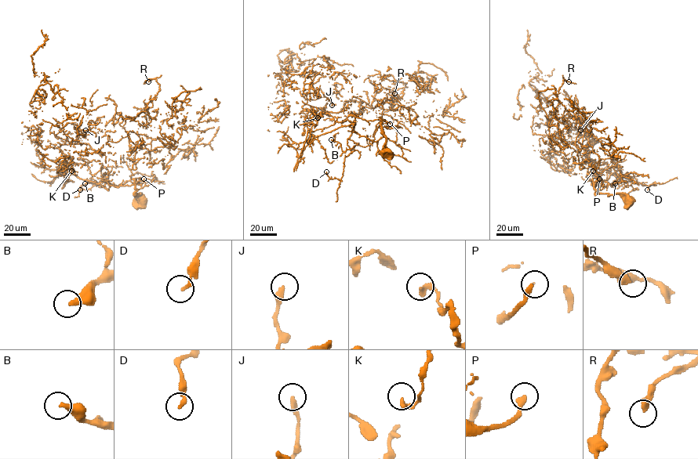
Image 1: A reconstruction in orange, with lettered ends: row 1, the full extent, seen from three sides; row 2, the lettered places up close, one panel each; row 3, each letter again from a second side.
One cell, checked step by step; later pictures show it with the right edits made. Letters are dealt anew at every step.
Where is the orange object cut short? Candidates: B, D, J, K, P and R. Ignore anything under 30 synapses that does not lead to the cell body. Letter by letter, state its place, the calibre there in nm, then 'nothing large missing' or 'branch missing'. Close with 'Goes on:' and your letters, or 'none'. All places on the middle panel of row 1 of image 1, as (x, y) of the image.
B: (331, 139) | 360 nm | branch missing
D: (326, 171) | 220 nm | nothing large missing
J: (332, 105) | 300 nm | nothing large missing
K: (318, 117) | 320 nm | nothing large missing
P: (390, 124) | 280 nm | branch missing
R: (394, 93) | 360 nm | nothing large missing
Goes on: B, P

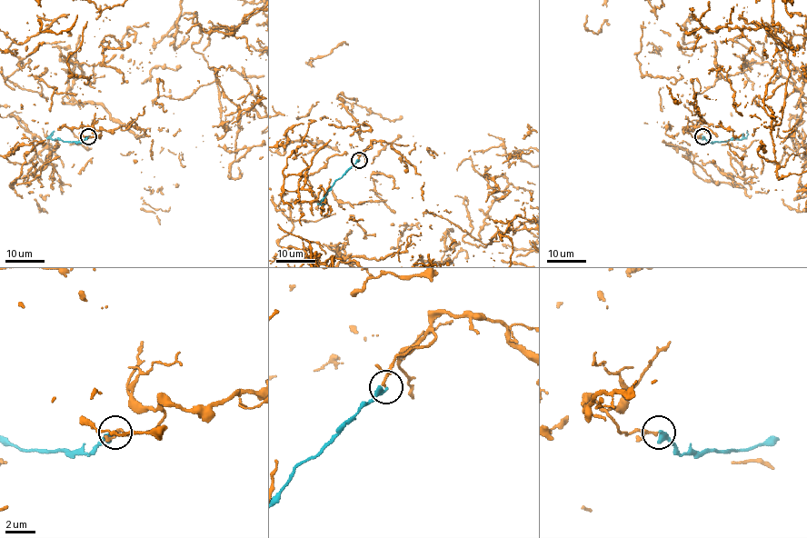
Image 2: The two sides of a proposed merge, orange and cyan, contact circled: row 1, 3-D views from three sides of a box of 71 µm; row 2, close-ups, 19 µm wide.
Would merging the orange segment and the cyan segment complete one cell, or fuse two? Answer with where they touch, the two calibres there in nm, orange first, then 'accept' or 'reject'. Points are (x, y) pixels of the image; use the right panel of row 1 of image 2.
place (702, 136); calibres 110 and 320 nm; accept

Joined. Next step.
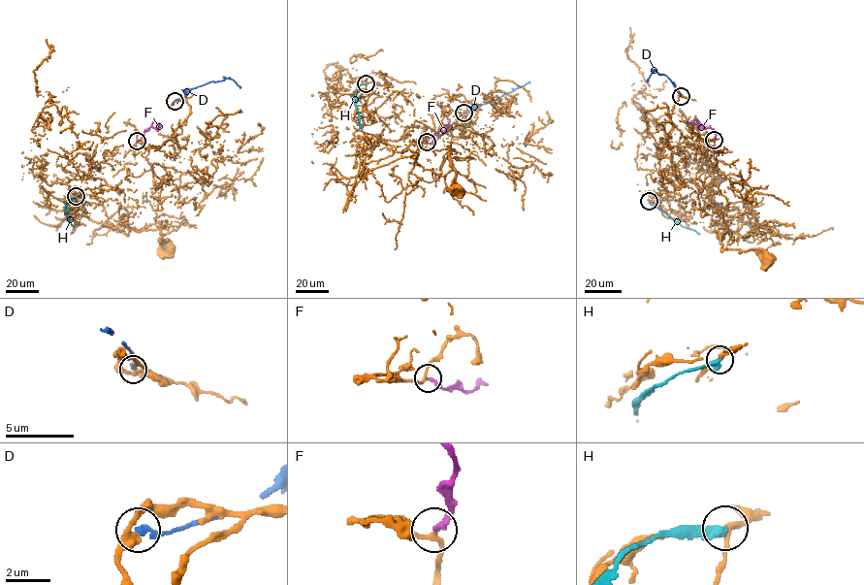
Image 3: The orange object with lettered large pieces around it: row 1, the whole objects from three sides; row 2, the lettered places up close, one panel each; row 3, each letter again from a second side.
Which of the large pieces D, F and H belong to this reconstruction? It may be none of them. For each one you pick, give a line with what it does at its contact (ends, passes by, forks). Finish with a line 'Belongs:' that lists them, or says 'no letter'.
F: It ends there
Belongs: F

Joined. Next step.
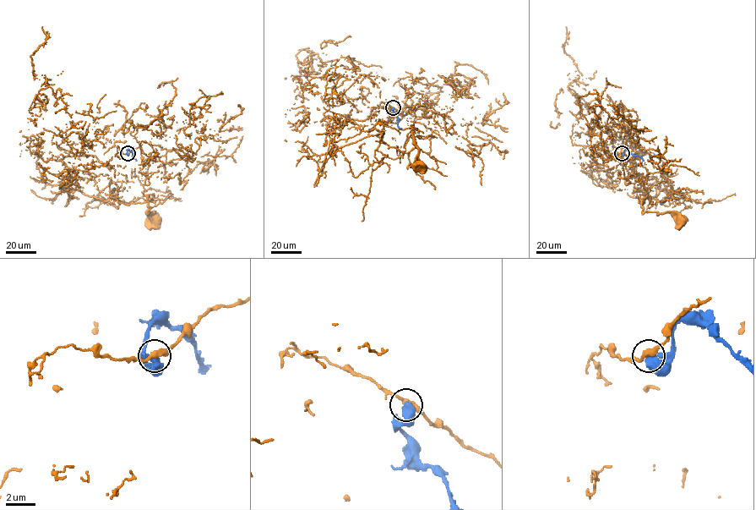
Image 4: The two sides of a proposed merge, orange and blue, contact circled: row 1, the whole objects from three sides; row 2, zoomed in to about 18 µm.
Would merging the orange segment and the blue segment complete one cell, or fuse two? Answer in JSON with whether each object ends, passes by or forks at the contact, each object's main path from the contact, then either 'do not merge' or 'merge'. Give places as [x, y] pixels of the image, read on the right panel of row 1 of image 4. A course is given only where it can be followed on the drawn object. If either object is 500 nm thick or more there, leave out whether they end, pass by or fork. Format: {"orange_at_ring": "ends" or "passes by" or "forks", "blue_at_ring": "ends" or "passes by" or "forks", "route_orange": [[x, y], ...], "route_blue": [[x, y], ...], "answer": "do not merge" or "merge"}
{"route_orange": [[622, 153], [628, 147], [626, 184], [650, 172], [670, 176], [650, 189], [643, 211], [674, 213], [679, 219]], "route_blue": [[622, 153], [628, 150], [643, 161]], "answer": "do not merge"}

